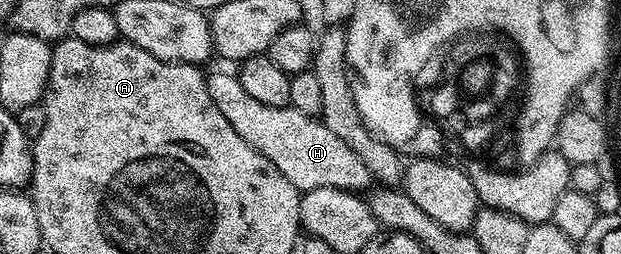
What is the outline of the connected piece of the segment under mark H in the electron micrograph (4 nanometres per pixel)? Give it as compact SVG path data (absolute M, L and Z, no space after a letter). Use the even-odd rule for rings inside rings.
M226 72L209 73L206 76L206 89L216 110L220 110L220 114L224 114L224 118L228 118L232 124L232 130L236 130L236 134L240 134L248 146L264 154L264 158L268 158L268 162L272 162L272 166L276 166L276 170L280 170L288 182L295 184L299 193L331 186L349 186L354 192L371 187L372 177L368 166L364 166L354 151L339 136L332 134L321 119L289 106L264 106L262 102L256 102L256 98L249 96L244 86L240 86L237 75L231 73L230 76Z

